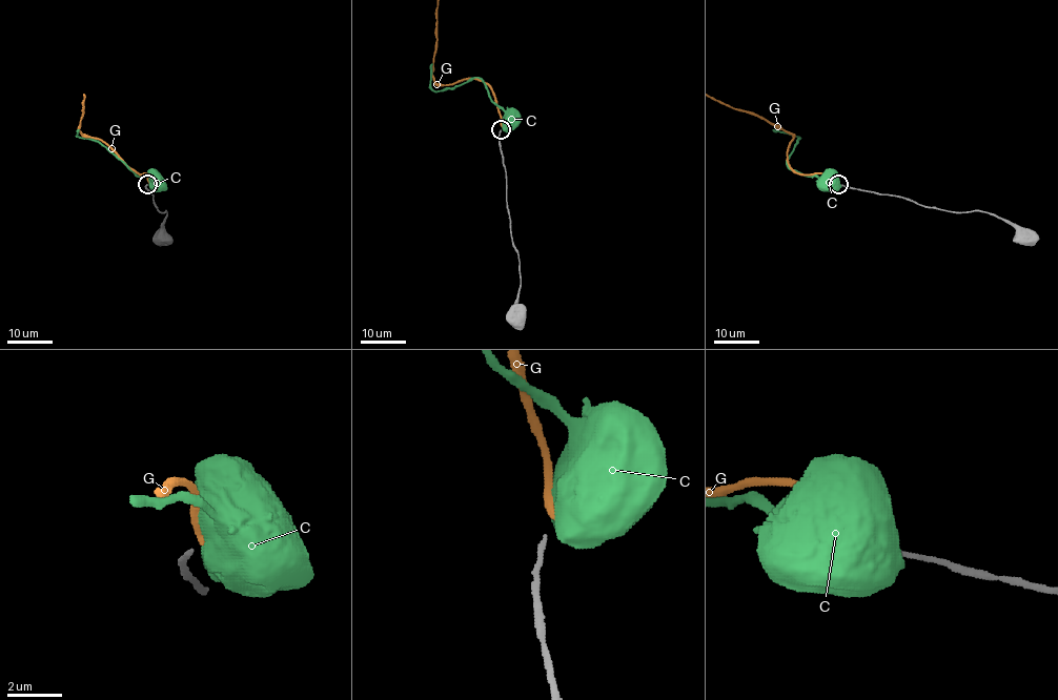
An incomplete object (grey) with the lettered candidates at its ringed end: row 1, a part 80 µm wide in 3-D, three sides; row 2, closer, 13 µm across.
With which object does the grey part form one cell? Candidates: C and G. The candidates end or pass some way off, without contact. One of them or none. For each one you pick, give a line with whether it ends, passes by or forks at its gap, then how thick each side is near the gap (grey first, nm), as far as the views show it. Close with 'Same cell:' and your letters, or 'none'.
Same cell: none

